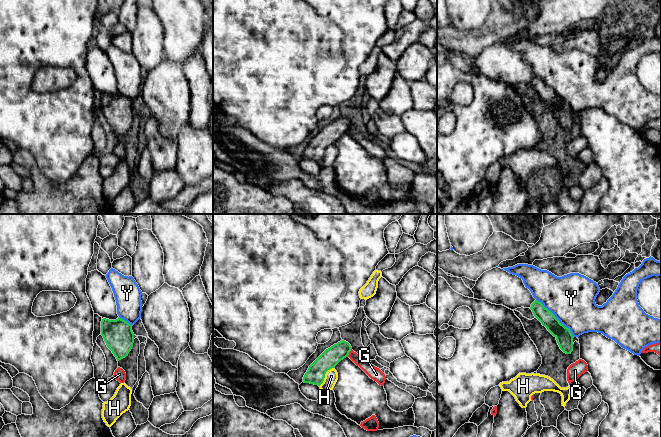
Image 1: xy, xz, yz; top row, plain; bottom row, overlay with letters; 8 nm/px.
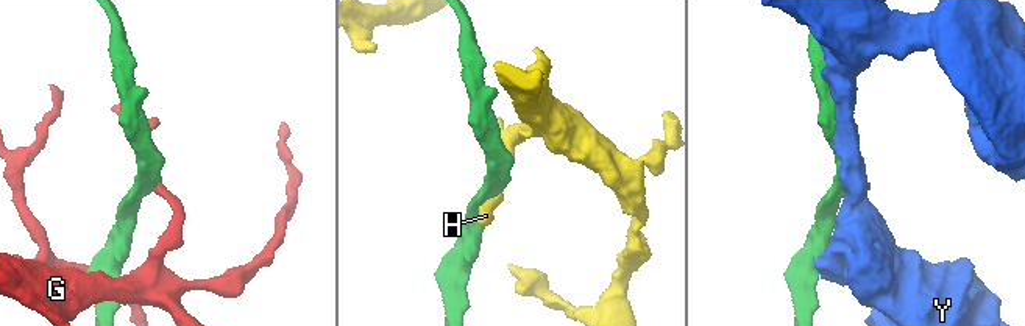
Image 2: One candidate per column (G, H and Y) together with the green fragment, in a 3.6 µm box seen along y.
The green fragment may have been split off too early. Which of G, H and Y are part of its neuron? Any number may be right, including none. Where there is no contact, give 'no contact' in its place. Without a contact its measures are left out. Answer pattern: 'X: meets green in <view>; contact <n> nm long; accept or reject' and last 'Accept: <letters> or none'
G: meets green in xz; contact 80 nm long; reject
H: meets green in xz; contact 200 nm long; reject
Y: meets green in yz; contact 440 nm long; reject
Accept: none

